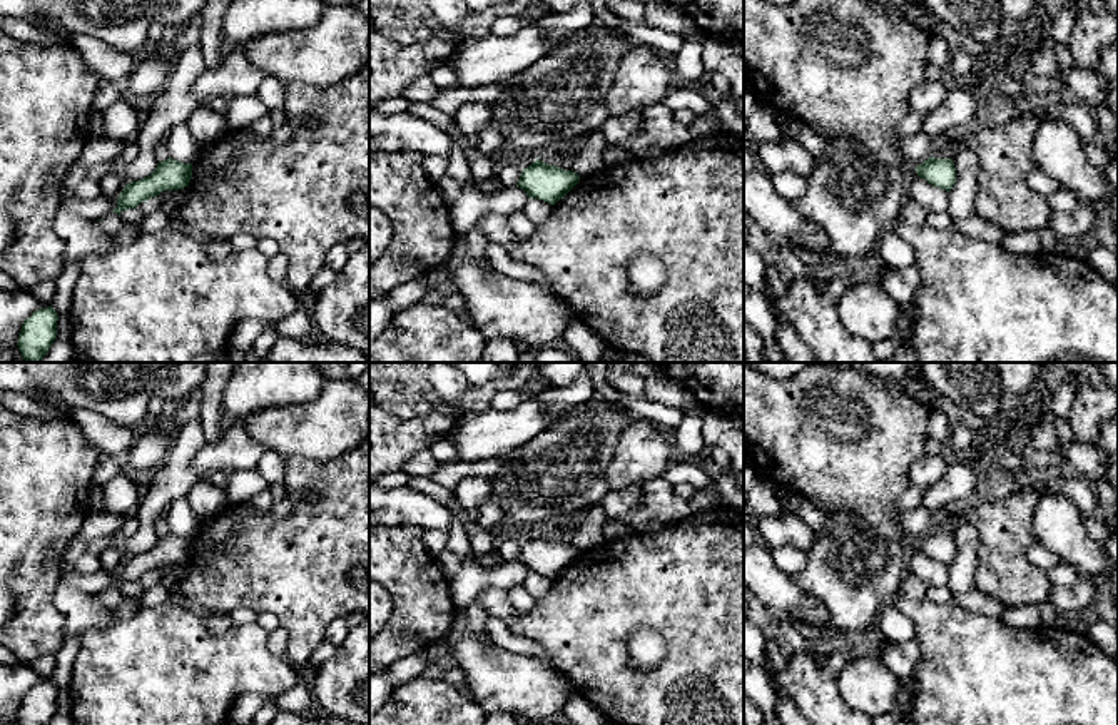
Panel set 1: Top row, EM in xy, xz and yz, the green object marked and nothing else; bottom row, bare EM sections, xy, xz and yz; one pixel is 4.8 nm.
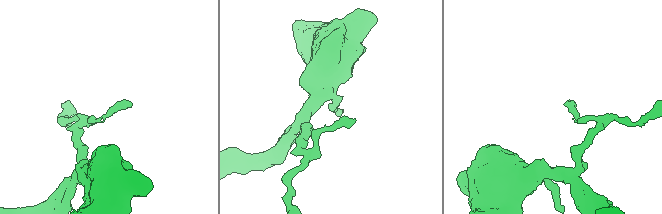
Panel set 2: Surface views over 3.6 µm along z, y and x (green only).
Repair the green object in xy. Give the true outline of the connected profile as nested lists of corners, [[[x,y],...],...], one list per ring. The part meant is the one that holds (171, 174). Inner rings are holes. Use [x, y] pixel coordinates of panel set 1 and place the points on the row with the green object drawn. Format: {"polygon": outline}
{"polygon": [[[174,159],[159,162],[157,169],[140,180],[125,184],[112,210],[120,215],[122,210],[137,209],[139,204],[157,197],[164,190],[179,190],[189,185],[192,177],[192,164]]]}

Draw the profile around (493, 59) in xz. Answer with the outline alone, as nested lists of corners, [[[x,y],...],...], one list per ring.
[[[545,12],[510,37],[488,35],[480,40],[461,40],[448,65],[453,67],[460,87],[483,87],[511,79],[533,65],[550,50],[565,43],[548,42],[541,35]]]

